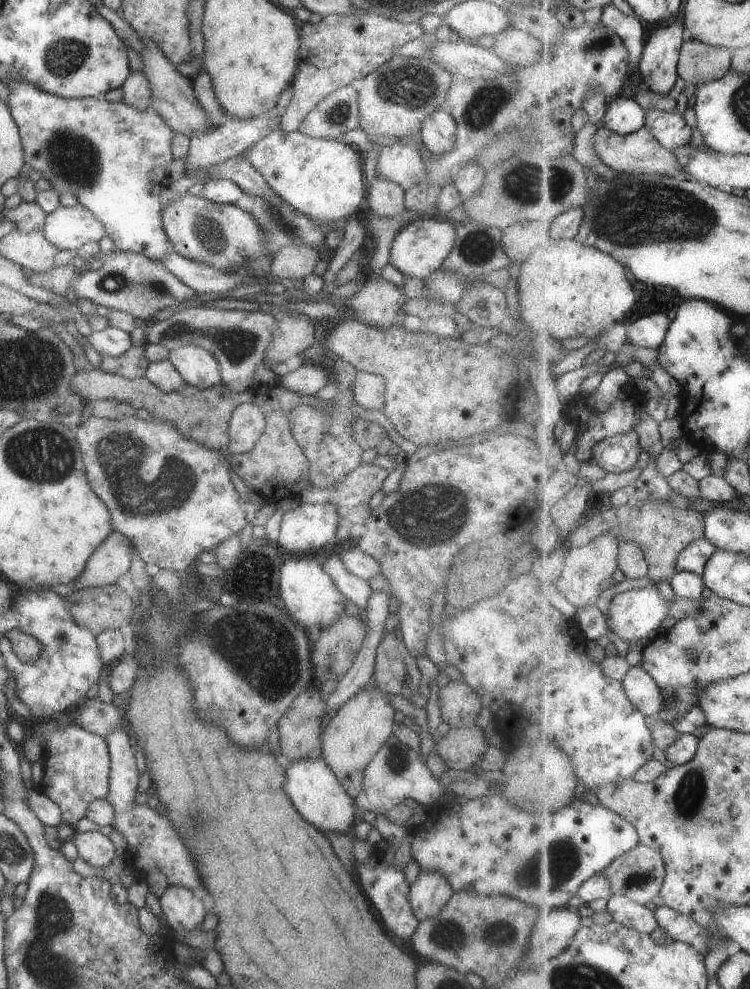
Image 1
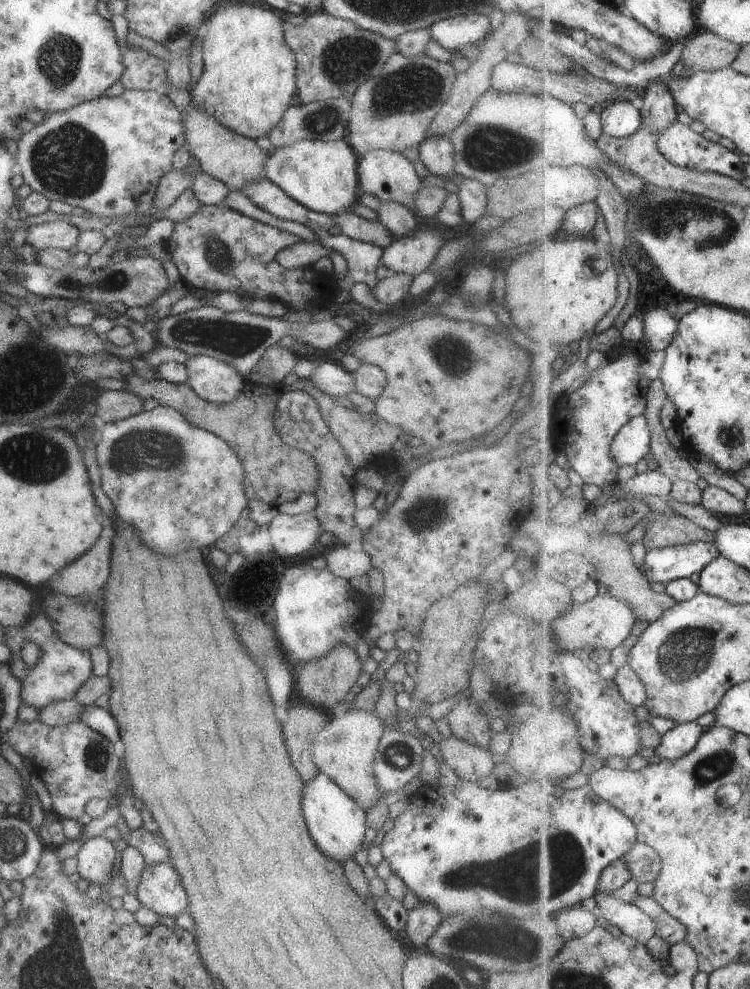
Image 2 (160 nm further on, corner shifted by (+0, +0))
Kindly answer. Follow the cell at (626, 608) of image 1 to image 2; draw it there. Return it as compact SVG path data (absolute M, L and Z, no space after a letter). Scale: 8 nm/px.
M607 594L597 596L585 604L575 602L565 616L553 620L549 626L559 636L559 642L565 652L575 652L585 656L585 651L582 654L583 648L604 648L611 651L623 644L622 642L625 642L631 635L631 628L636 620L637 614L633 614L633 608L627 602Z

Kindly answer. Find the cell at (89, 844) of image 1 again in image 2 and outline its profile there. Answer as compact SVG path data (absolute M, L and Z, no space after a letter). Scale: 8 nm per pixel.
M95 836L87 839L80 846L77 855L77 874L83 880L91 884L97 884L99 888L105 890L109 896L122 897L127 893L126 880L121 876L111 876L113 870L113 860L117 851L103 836Z

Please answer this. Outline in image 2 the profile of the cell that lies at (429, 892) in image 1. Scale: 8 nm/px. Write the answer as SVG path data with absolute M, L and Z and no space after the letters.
M419 900L419 905L411 908L407 913L406 923L402 930L407 934L409 942L414 944L415 949L421 951L424 942L433 934L442 919L443 916L433 905Z

